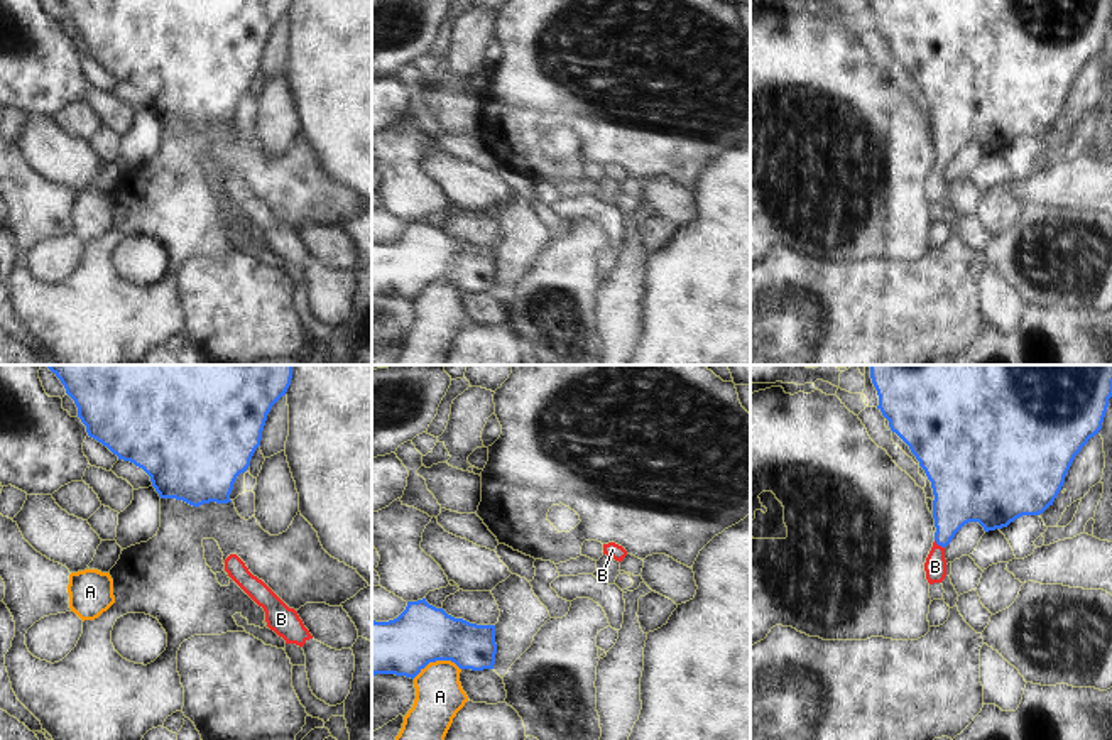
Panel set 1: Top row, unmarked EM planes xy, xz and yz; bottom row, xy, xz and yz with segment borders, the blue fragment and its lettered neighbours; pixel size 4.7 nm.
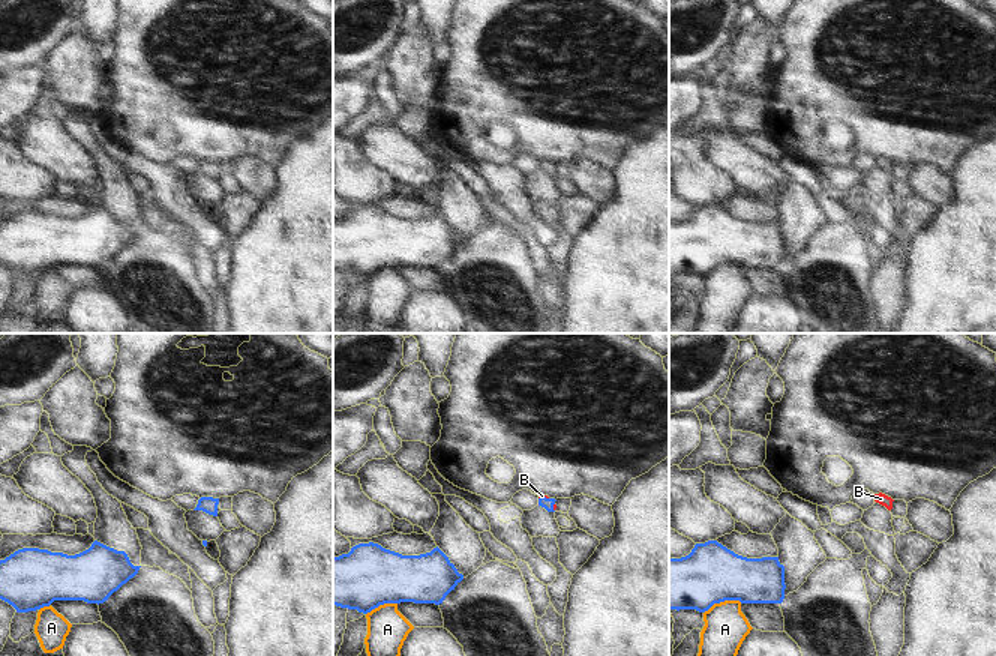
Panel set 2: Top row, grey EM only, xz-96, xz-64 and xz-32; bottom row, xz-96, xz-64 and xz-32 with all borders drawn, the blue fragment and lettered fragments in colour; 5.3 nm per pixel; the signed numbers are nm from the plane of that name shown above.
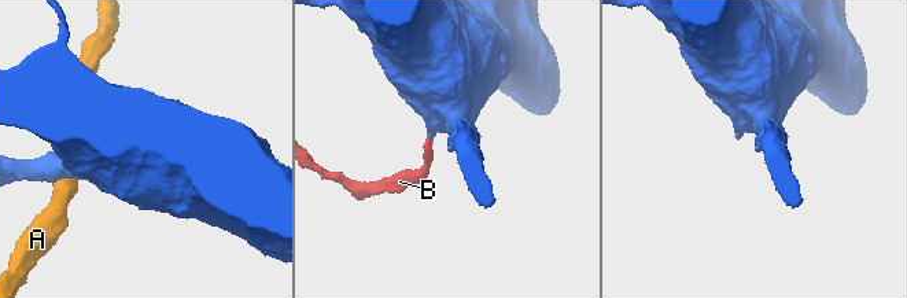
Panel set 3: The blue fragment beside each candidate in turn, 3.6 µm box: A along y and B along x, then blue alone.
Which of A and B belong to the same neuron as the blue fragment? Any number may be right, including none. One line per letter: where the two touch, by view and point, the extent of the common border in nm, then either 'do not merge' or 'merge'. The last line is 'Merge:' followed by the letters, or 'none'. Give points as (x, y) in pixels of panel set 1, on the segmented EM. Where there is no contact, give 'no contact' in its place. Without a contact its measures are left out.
A: xz (436, 659) | 240 nm | do not merge
B: yz (938, 544) | 60 nm | merge
Merge: B

